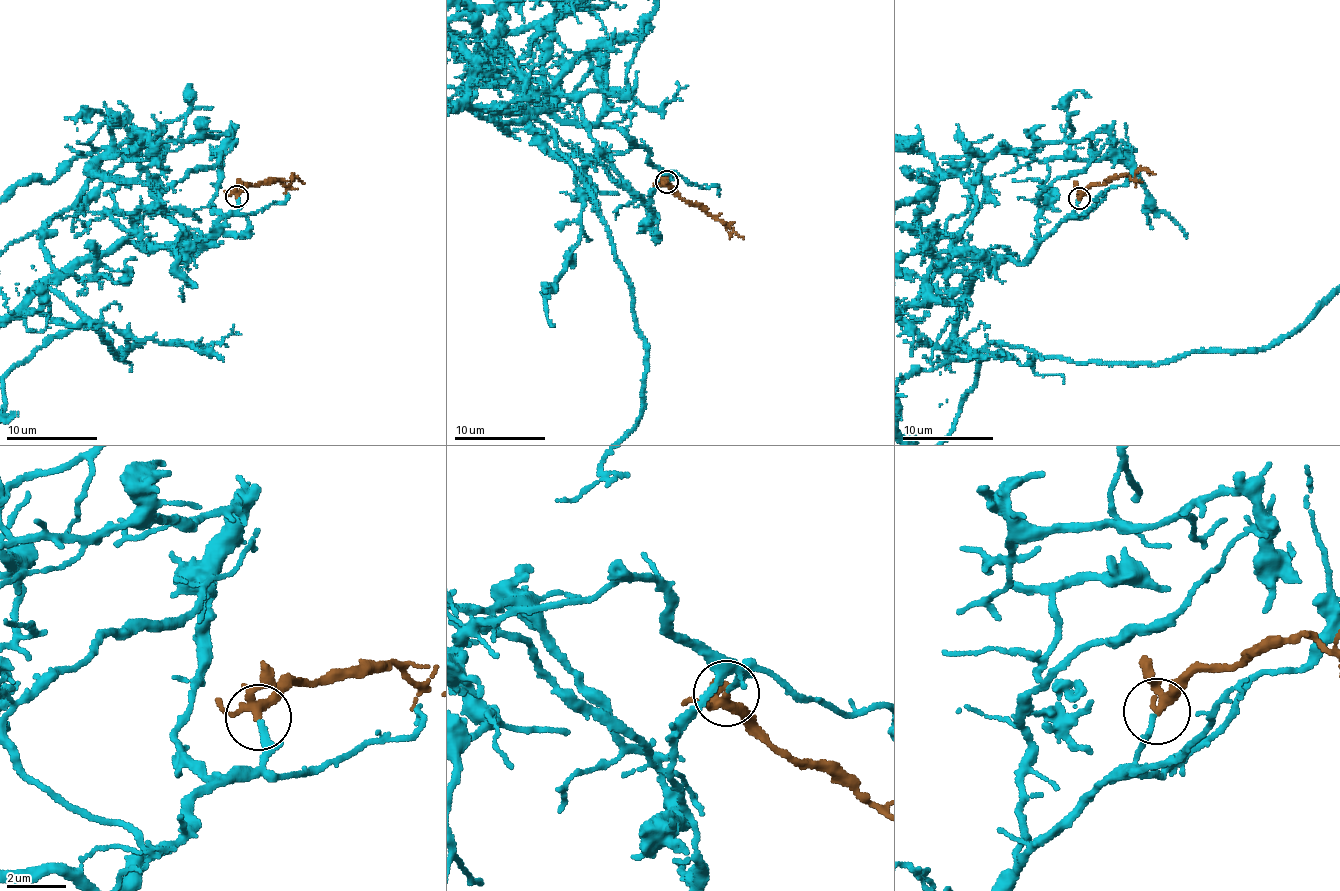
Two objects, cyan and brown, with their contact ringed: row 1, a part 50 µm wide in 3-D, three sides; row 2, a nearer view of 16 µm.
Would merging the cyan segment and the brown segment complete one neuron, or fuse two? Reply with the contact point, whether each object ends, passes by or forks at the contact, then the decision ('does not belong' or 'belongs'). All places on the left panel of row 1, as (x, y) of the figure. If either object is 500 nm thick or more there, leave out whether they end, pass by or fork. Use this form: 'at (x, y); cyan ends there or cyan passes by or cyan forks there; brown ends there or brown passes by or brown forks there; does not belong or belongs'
at (237, 196); cyan ends there; brown forks there; belongs

